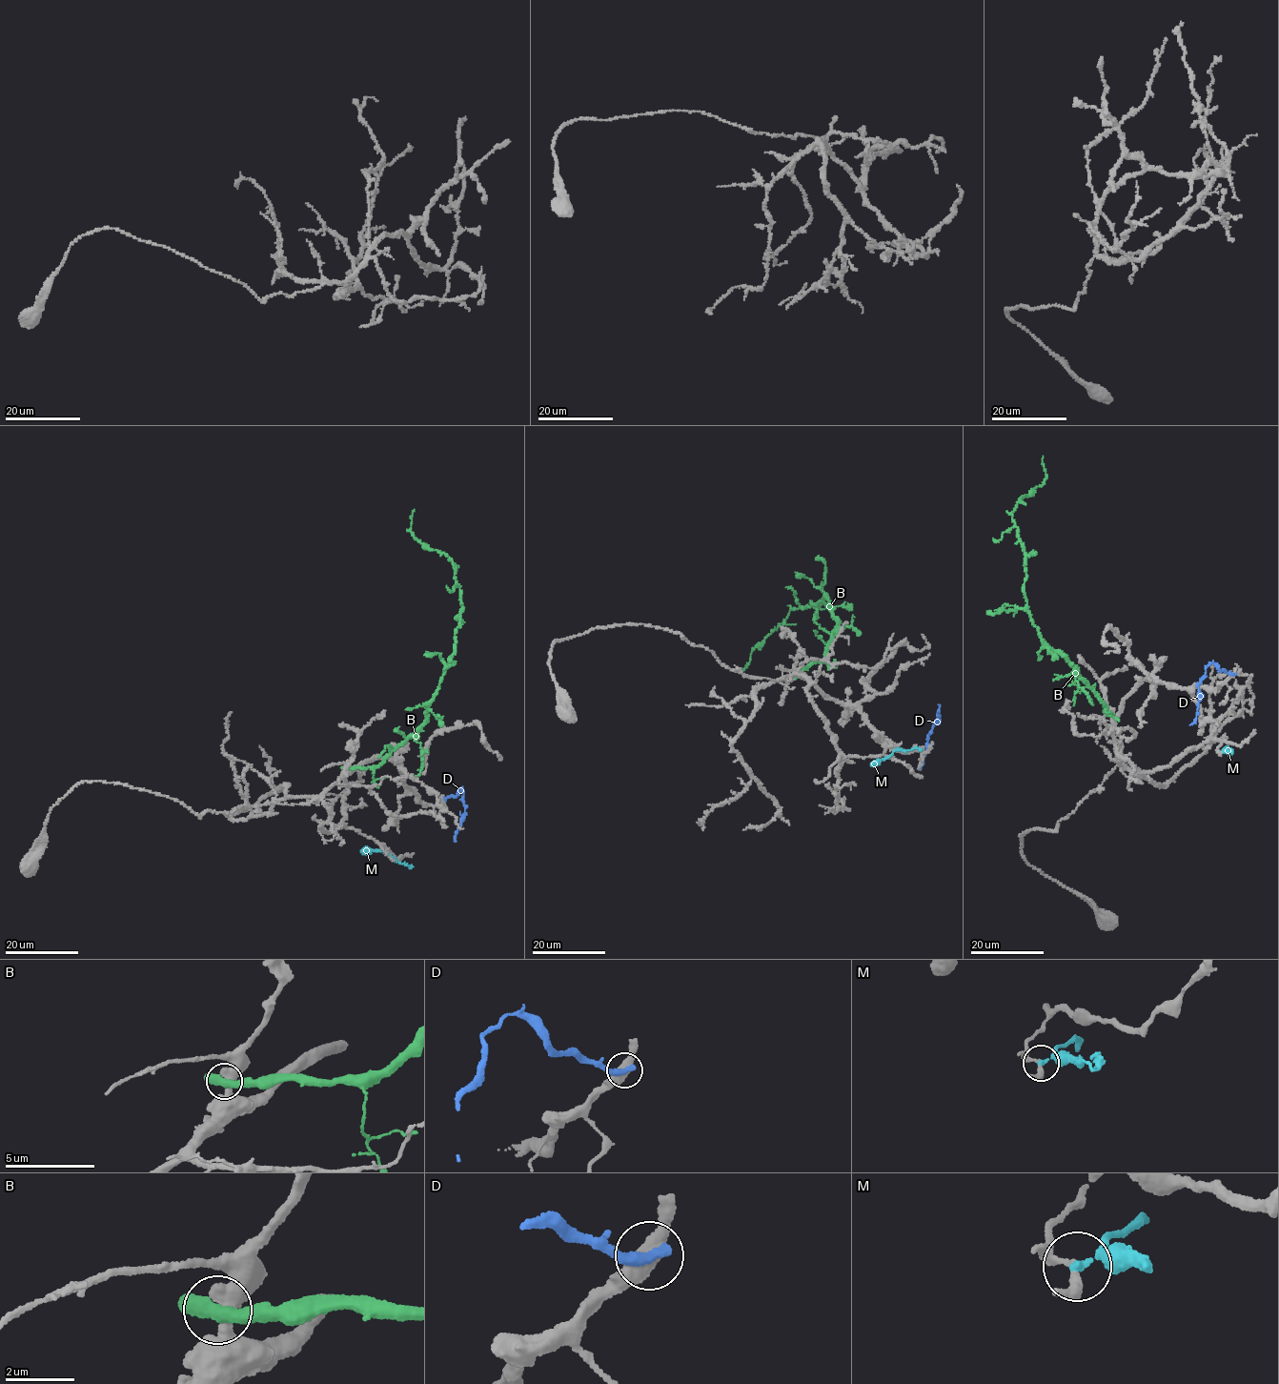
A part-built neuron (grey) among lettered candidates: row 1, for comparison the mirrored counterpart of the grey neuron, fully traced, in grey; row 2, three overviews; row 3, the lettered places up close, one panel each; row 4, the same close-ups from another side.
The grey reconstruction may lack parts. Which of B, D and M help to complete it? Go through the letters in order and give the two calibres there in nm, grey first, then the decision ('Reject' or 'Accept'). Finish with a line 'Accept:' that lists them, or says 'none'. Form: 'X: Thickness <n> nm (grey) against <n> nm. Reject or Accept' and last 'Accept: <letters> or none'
B: Thickness 480 nm (grey) against 400 nm. Reject
D: Thickness 480 nm (grey) against 360 nm. Reject
M: Thickness 200 nm (grey) against 170 nm. Reject
Accept: none

